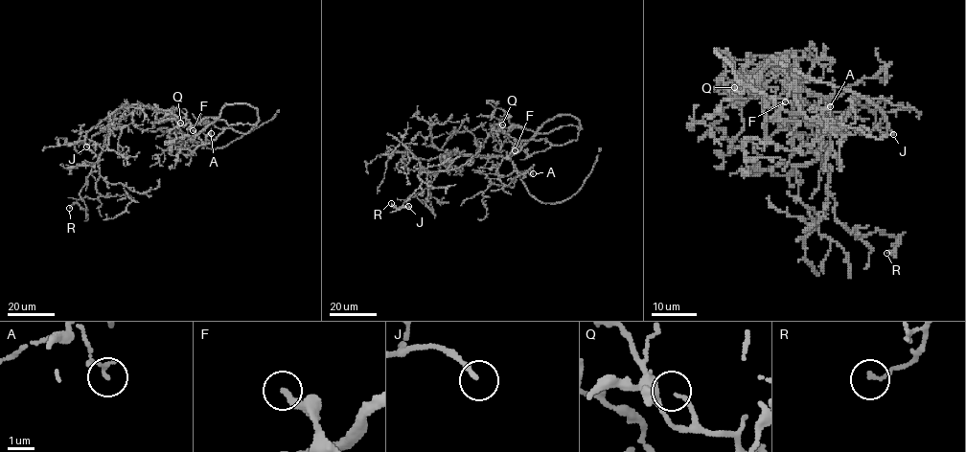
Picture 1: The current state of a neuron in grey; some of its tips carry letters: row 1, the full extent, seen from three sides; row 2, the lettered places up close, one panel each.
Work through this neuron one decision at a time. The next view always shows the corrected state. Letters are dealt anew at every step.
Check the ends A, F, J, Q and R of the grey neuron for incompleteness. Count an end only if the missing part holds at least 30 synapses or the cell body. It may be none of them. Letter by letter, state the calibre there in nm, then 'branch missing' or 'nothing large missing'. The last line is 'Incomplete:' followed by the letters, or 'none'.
A: 130 nm | nothing large missing
F: 240 nm | branch missing
J: 200 nm | nothing large missing
Q: 130 nm | nothing large missing
R: 140 nm | nothing large missing
Incomplete: F

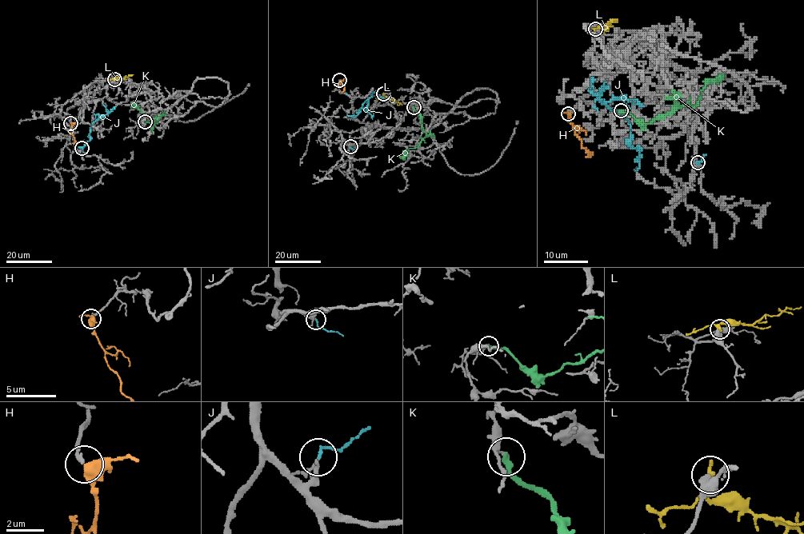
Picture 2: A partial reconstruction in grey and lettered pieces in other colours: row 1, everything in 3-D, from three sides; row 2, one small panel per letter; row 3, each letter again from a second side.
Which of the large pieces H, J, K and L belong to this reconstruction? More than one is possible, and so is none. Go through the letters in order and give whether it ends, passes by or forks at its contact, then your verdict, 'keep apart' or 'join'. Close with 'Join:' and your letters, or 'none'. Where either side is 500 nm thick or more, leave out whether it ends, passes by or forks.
H: it forks there; join
J: it ends there; keep apart
K: it ends there; keep apart
L: it ends there; keep apart
Join: H

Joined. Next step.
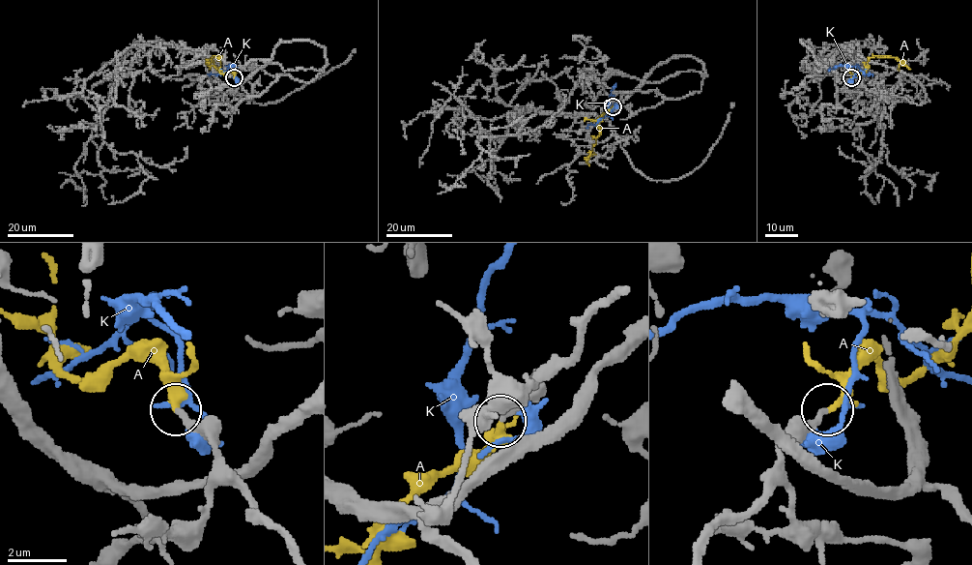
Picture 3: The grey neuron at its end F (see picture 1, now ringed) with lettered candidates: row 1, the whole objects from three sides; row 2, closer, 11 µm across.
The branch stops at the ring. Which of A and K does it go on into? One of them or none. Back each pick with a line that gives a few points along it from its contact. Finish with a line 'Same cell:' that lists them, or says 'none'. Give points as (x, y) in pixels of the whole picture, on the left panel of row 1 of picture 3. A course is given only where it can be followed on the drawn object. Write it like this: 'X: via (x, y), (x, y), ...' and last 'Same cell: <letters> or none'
A: via (234, 77), (231, 72), (220, 73), (220, 56), (214, 57), (209, 64), (210, 69)
Same cell: A

